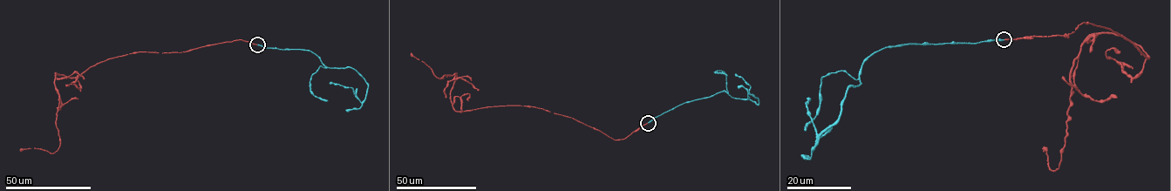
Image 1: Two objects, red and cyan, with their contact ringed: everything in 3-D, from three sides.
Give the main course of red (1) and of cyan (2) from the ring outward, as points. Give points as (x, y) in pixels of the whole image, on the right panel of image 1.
1: (1004, 40), (1068, 37), (1087, 21), (1149, 57), (1125, 38), (1089, 36), (1070, 71), (1055, 170), (1042, 149)
2: (1004, 40), (910, 44), (876, 51), (813, 149), (817, 137), (807, 98)

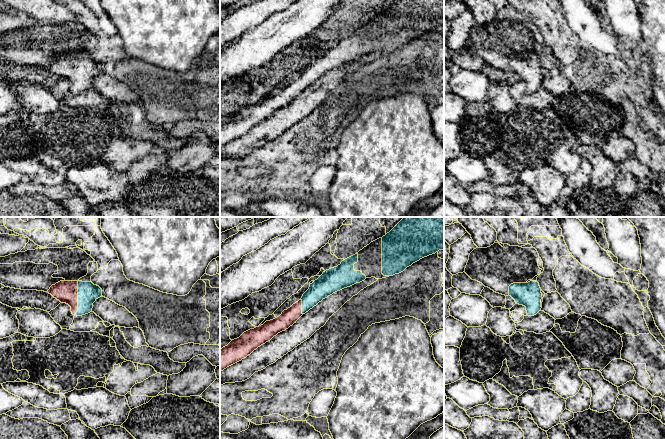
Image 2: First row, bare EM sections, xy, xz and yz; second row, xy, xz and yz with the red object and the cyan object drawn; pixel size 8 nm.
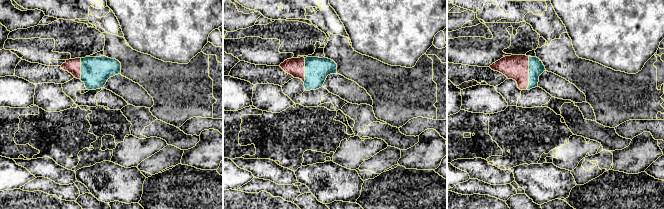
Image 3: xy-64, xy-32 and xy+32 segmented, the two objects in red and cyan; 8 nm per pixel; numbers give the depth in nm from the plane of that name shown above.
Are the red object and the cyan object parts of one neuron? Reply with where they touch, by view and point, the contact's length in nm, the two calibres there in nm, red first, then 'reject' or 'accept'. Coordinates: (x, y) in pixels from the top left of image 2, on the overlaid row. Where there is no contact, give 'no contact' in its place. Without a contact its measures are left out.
xy (77, 298) | 280 nm | 180/160 nm | accept

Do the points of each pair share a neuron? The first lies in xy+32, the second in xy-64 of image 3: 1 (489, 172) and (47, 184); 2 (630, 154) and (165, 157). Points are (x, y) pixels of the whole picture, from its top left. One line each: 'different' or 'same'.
1: different
2: different

